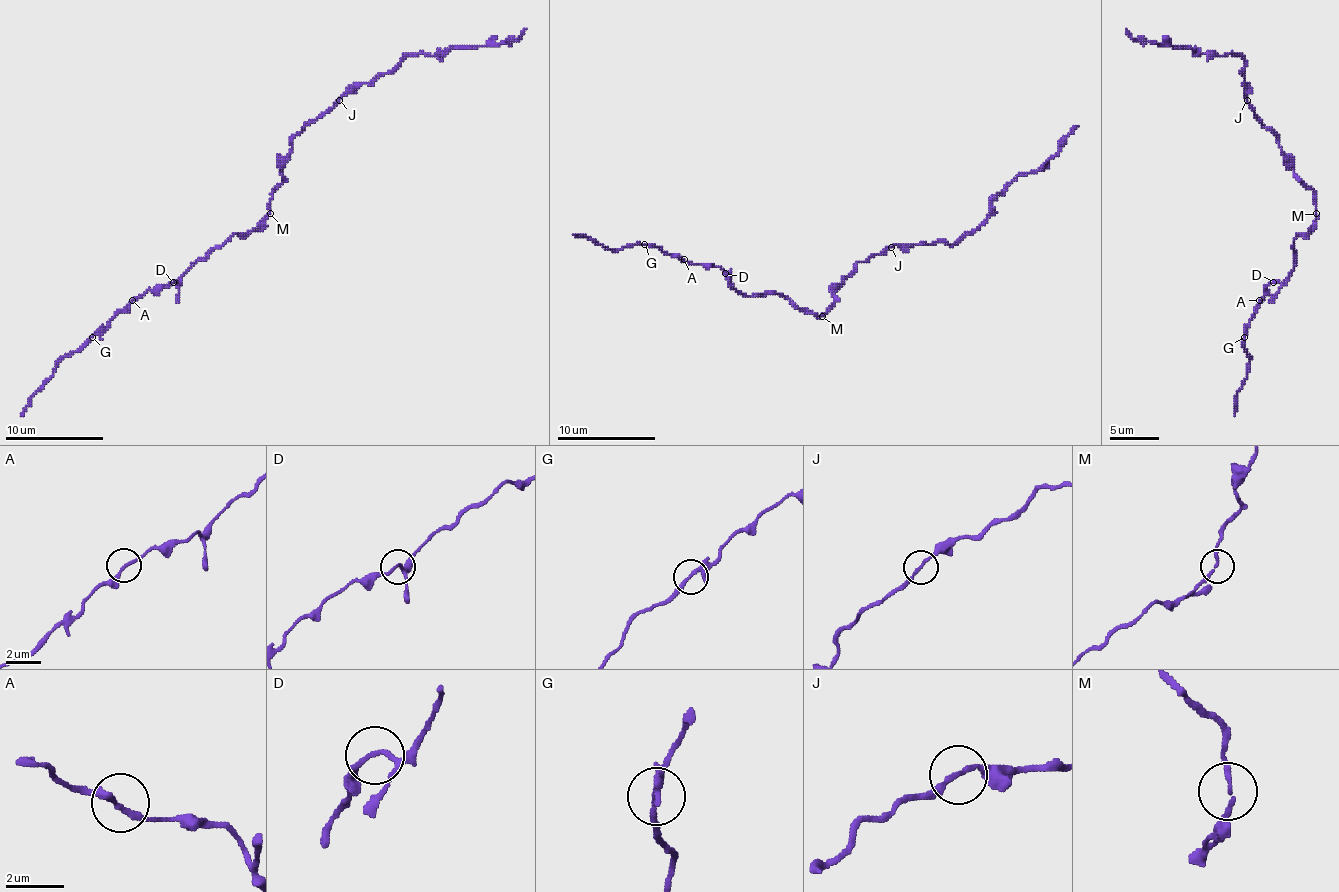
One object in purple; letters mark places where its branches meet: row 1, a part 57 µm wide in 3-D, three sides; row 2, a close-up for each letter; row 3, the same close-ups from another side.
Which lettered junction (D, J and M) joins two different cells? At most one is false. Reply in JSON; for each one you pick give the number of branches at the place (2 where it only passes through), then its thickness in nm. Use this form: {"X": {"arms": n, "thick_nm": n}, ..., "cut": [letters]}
{"cut": []}

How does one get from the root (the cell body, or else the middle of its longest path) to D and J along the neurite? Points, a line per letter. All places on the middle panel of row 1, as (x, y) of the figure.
D: (832, 306), (822, 316), (814, 316), (777, 294), (745, 296), (728, 281), (726, 274)
J: (832, 306), (832, 294), (859, 262), (866, 262), (874, 254), (883, 254), (891, 247)

